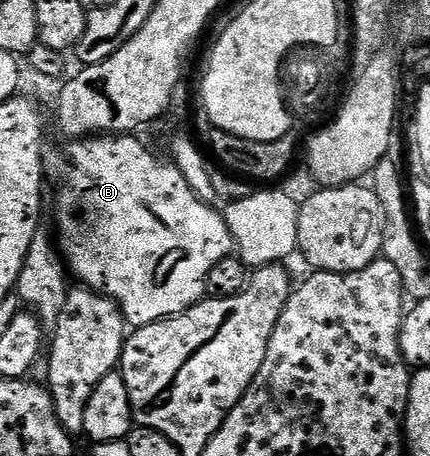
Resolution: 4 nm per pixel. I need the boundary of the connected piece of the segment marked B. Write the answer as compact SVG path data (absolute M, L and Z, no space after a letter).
M121 134L118 136L92 136L80 138L74 144L67 144L64 150L55 150L46 155L45 178L48 183L55 182L55 234L57 249L70 273L79 277L78 281L90 290L111 298L118 304L132 327L148 326L162 318L171 318L188 310L190 306L196 306L203 301L207 294L207 277L209 272L220 260L232 257L236 249L236 243L227 227L224 215L212 203L203 202L189 188L185 176L175 166L174 161L166 157L158 158L139 136Z

